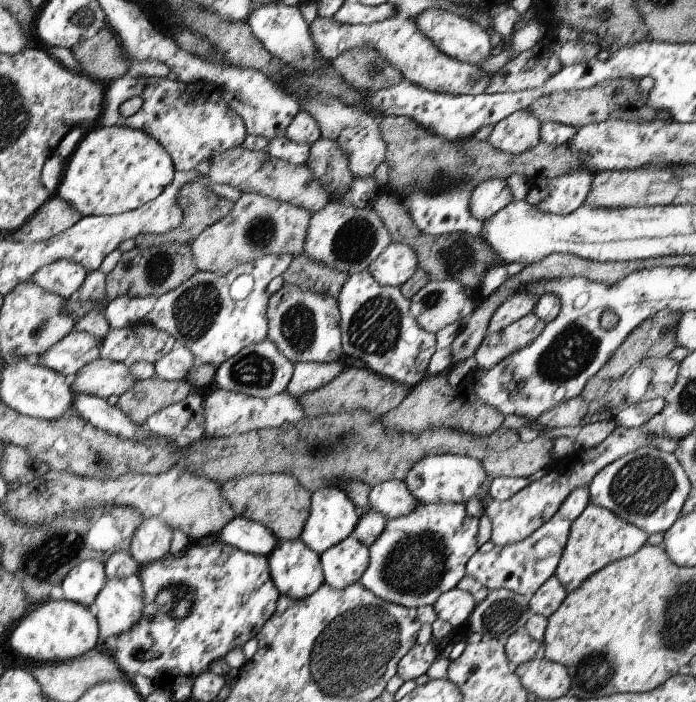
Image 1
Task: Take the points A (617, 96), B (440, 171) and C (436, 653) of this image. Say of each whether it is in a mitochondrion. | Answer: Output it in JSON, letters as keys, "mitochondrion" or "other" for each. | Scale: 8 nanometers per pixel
{"A":"mitochondrion","B":"mitochondrion","C":"other"}

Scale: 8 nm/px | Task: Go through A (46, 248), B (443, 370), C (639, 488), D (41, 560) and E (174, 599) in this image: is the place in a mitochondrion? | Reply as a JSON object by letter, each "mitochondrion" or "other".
{"A":"other","B":"other","C":"mitochondrion","D":"mitochondrion","E":"mitochondrion"}

